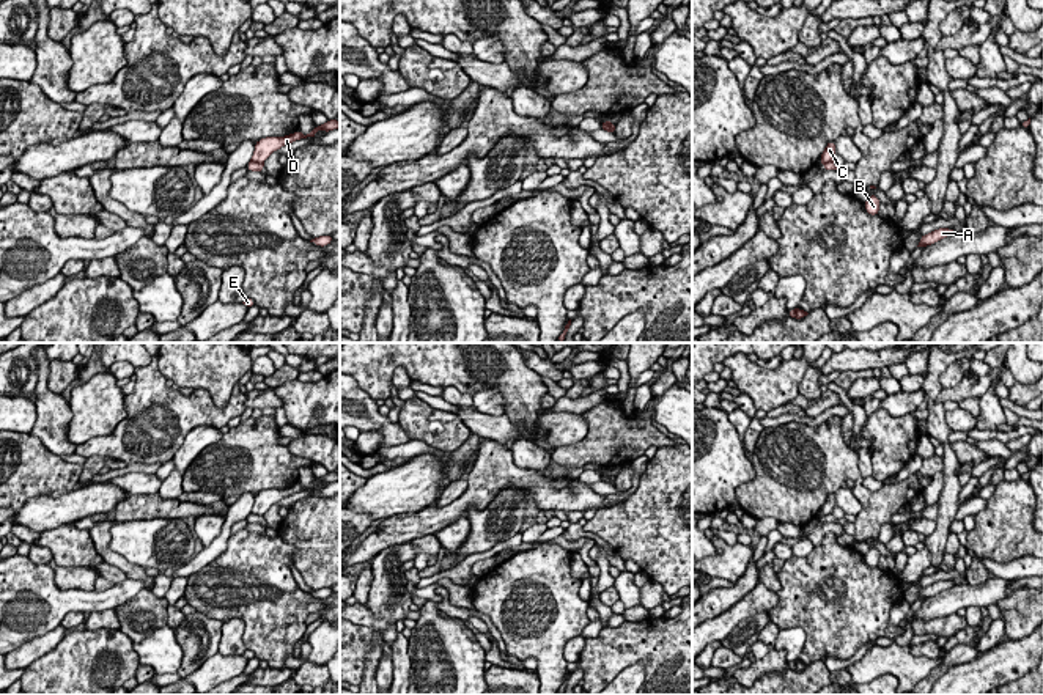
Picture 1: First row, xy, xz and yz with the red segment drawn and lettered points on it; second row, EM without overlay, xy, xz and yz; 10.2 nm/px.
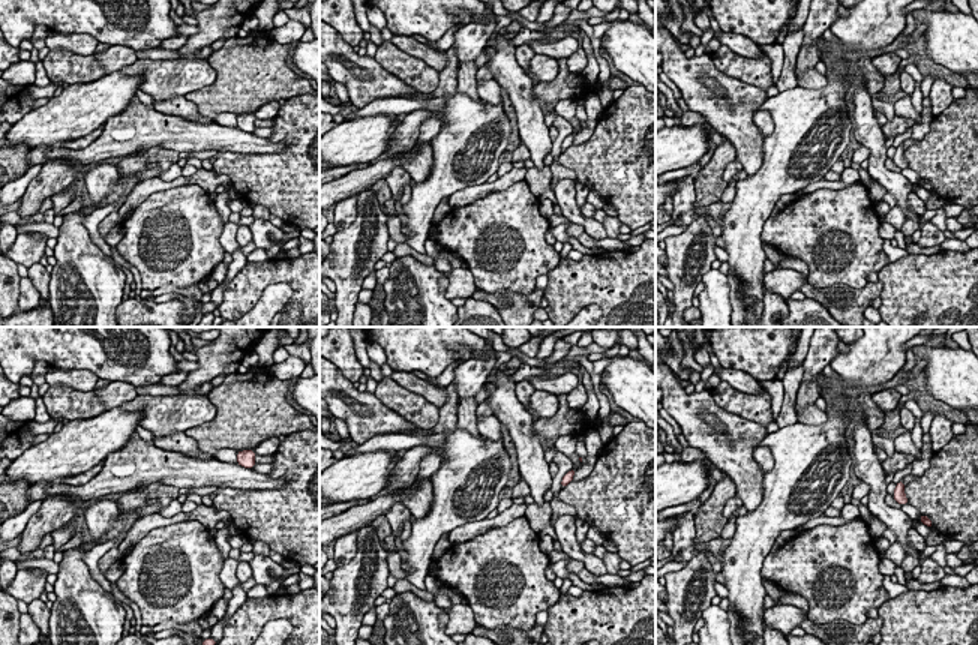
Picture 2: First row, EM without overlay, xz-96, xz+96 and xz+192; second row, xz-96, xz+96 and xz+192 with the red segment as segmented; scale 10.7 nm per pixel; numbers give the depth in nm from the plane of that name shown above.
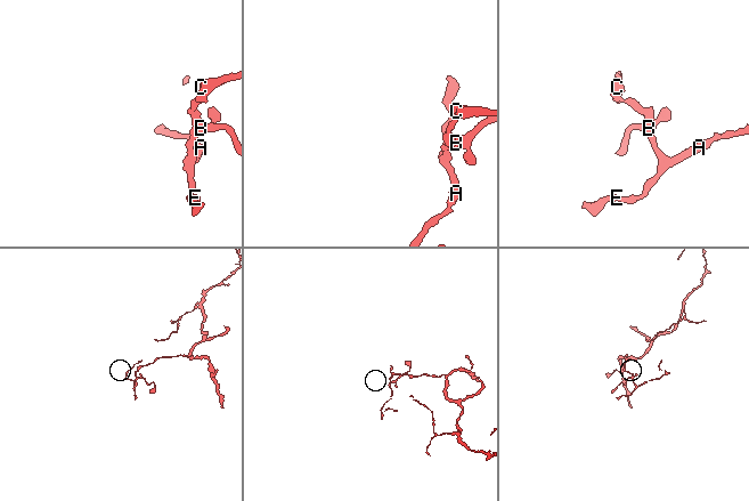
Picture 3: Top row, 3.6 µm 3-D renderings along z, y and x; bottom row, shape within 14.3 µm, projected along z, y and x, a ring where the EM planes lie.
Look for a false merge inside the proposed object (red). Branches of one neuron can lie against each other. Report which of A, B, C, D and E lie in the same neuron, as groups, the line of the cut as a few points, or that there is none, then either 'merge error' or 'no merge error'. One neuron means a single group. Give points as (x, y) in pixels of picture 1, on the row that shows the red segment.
A B E / C D; cut in xy along (250, 161), (261, 164); merge error

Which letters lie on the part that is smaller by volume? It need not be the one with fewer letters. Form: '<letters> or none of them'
A, B, E

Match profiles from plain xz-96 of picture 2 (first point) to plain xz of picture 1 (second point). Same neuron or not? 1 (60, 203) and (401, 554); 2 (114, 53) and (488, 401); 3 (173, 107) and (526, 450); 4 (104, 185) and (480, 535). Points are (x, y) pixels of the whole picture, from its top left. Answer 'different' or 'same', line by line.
1: different
2: same
3: same
4: different

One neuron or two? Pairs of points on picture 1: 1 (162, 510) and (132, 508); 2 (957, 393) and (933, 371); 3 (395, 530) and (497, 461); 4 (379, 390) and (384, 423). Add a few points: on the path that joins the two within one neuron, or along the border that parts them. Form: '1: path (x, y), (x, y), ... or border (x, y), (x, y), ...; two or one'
1: path (154, 508), (140, 508); one
2: border (943, 389), (938, 397), (943, 404); two
3: path (422, 522), (452, 513), (479, 488); one
4: border (356, 379), (357, 386), (375, 401); two

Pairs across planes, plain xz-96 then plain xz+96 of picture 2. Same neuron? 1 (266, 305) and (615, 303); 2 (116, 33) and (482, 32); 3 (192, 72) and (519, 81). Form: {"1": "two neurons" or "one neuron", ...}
{"1": "two neurons", "2": "two neurons", "3": "two neurons"}

